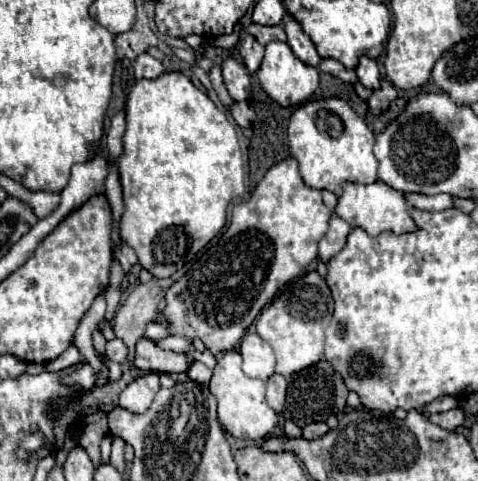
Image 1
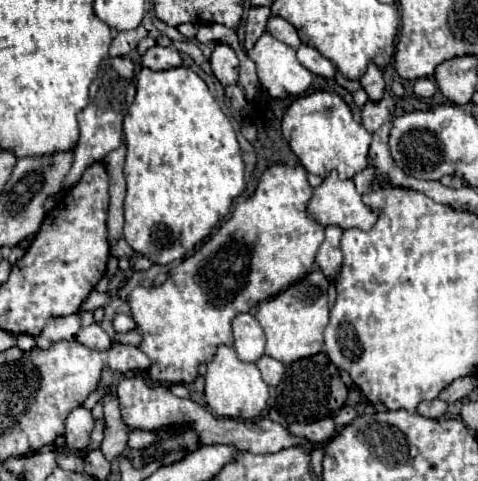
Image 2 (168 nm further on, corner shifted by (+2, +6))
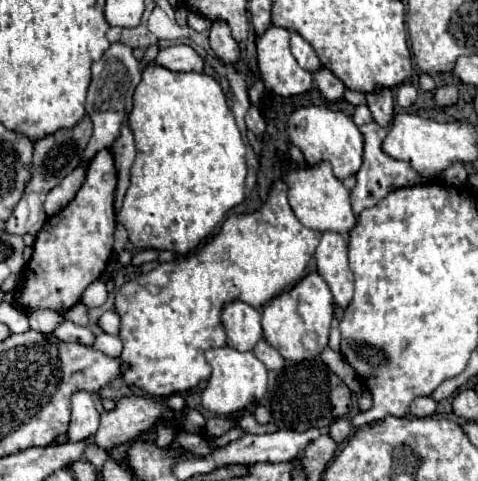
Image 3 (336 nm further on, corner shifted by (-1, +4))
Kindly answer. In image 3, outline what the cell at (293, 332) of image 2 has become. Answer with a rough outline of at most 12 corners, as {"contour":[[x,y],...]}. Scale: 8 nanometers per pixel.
{"contour":[[318,273],[262,309],[286,361],[328,347],[334,299]]}

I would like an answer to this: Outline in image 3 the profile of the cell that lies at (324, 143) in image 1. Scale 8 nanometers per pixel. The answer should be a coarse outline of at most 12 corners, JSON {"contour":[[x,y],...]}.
{"contour":[[300,107],[286,131],[308,165],[330,161],[346,179],[364,135],[346,113]]}

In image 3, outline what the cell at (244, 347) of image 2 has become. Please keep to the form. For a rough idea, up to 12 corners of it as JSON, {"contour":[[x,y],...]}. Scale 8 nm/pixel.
{"contour":[[242,303],[222,311],[228,345],[252,351],[262,339],[260,313]]}

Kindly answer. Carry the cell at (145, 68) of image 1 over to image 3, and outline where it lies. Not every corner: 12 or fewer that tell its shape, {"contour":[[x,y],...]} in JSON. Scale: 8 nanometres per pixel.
{"contour":[[188,45],[158,51],[170,71],[202,71],[202,57]]}

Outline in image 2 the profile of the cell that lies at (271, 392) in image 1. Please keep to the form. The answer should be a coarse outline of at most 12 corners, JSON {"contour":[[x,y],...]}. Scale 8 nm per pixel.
{"contour":[[269,355],[257,359],[267,385],[281,381],[285,367]]}

